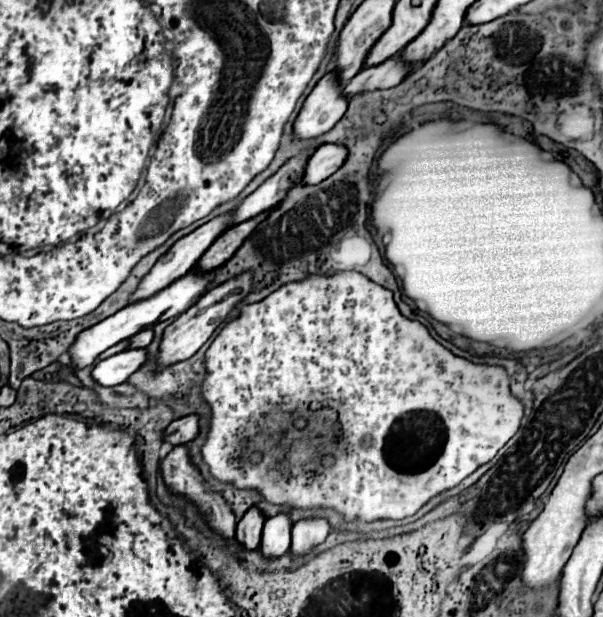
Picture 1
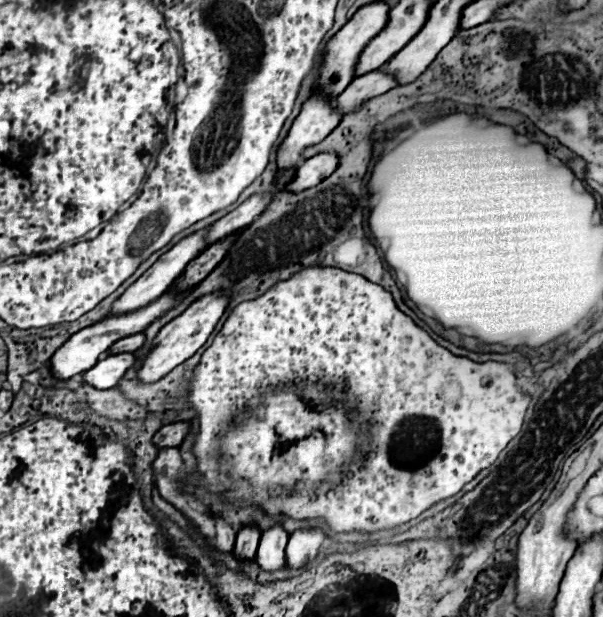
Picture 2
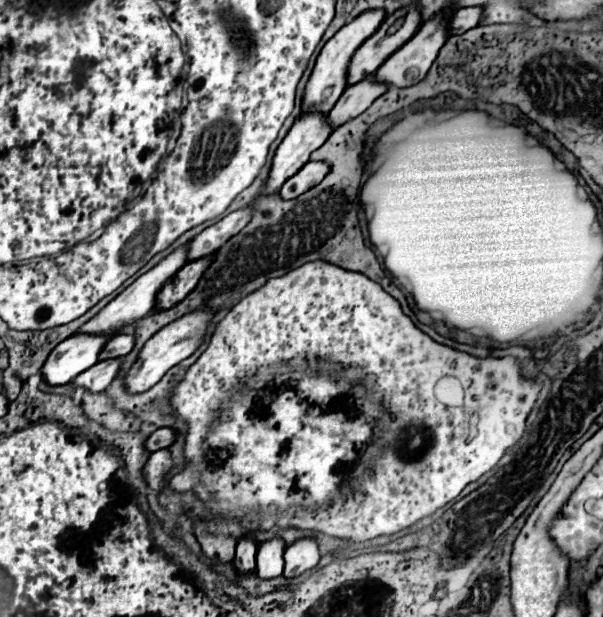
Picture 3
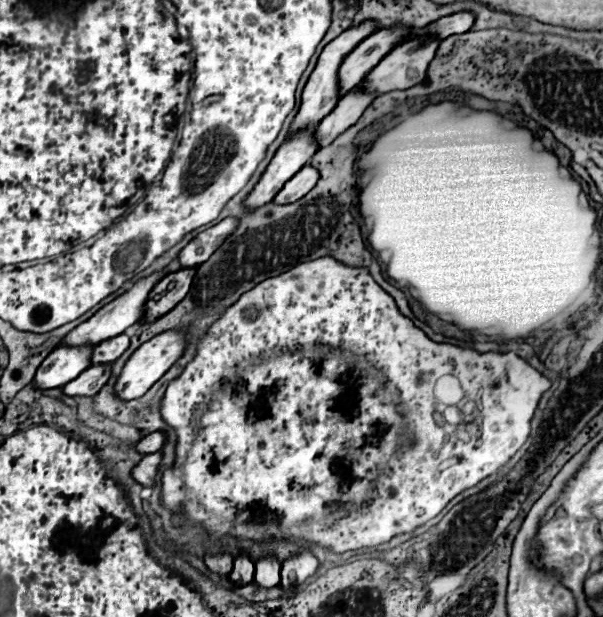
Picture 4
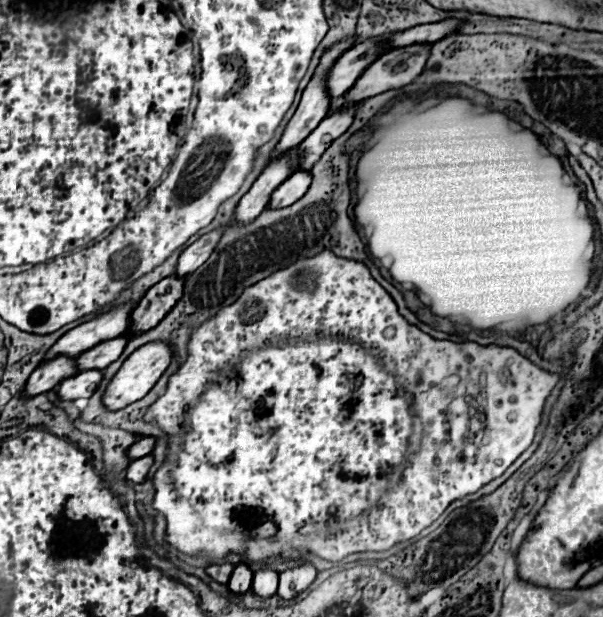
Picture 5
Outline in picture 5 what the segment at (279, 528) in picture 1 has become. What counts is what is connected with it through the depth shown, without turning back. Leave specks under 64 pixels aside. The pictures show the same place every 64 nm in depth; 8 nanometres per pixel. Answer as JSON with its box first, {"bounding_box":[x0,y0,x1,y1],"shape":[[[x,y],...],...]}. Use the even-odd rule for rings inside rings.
{"bounding_box":[252,566,278,598],"shape":[[[262,566],[258,572],[254,572],[254,580],[252,580],[252,590],[254,594],[262,596],[262,598],[270,598],[278,588],[278,572],[270,570],[268,566]]]}

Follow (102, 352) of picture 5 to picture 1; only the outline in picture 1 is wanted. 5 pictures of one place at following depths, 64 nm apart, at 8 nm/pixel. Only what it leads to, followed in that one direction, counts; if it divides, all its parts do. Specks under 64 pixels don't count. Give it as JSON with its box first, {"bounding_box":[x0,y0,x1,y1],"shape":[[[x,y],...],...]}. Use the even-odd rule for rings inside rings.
{"bounding_box":[130,330,154,350],"shape":[[[142,330],[140,334],[134,334],[130,338],[130,350],[134,350],[134,348],[146,348],[152,340],[154,340],[154,332],[152,330]]]}

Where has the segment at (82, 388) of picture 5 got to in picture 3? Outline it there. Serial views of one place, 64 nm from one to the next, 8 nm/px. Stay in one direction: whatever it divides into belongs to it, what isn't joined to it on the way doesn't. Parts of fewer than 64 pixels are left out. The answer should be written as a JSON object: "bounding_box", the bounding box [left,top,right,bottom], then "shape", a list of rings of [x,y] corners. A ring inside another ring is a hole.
{"bounding_box":[72,358,122,392],"shape":[[[110,358],[108,362],[98,362],[96,366],[86,370],[84,374],[80,374],[72,384],[76,388],[84,388],[88,392],[104,392],[116,378],[120,366],[122,366],[122,358],[114,358],[114,360]]]}

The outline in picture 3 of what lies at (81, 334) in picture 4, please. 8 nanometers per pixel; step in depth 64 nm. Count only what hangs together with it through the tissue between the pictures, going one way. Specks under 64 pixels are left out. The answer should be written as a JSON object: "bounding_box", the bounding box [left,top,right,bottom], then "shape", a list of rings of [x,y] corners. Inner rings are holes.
{"bounding_box":[80,242,190,334],"shape":[[[186,242],[184,246],[176,248],[172,254],[168,254],[164,260],[160,260],[152,270],[148,270],[146,274],[142,274],[136,282],[132,282],[122,294],[118,294],[106,308],[100,310],[100,314],[96,318],[92,318],[88,324],[84,324],[80,332],[90,332],[90,334],[110,334],[114,330],[118,330],[120,326],[126,326],[126,324],[132,324],[136,322],[136,318],[140,320],[142,316],[148,314],[148,310],[154,308],[156,304],[156,296],[160,292],[160,288],[164,286],[164,282],[168,282],[168,278],[172,278],[172,274],[176,274],[176,270],[180,270],[186,262],[188,262],[188,246],[190,242]]]}

